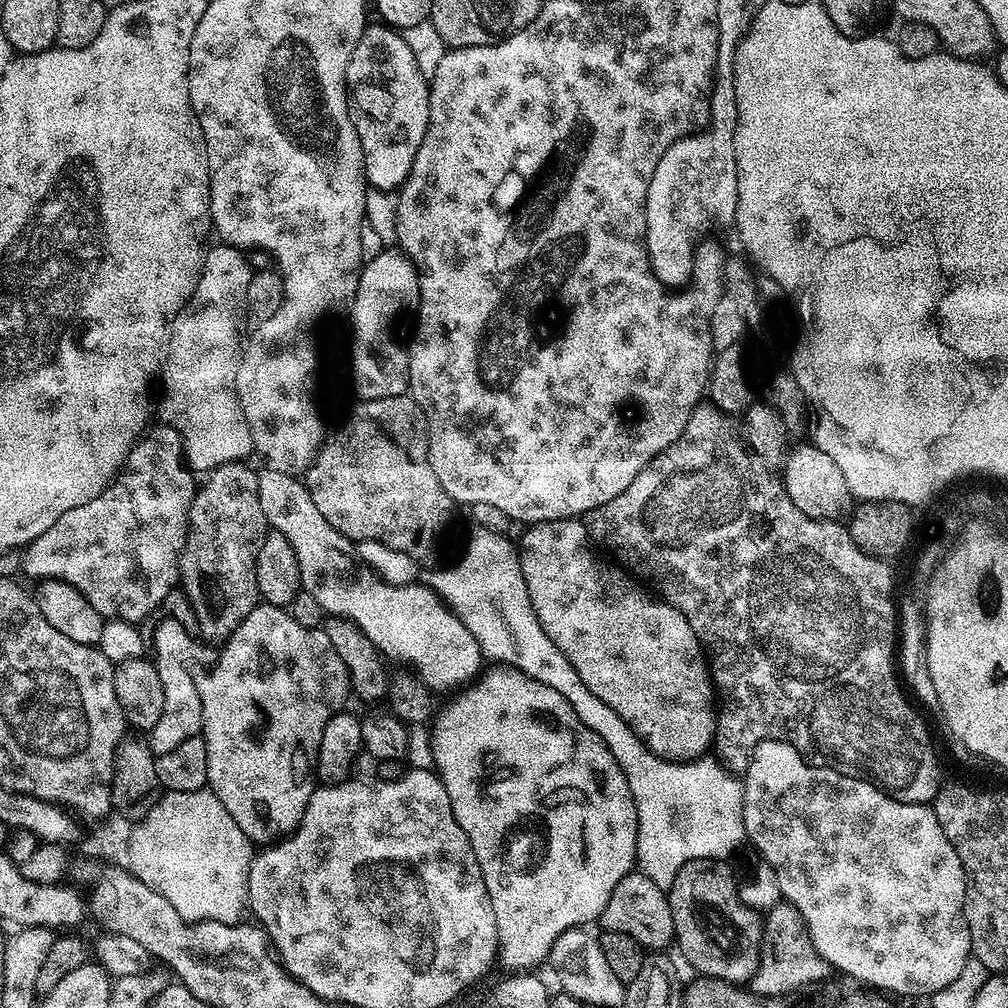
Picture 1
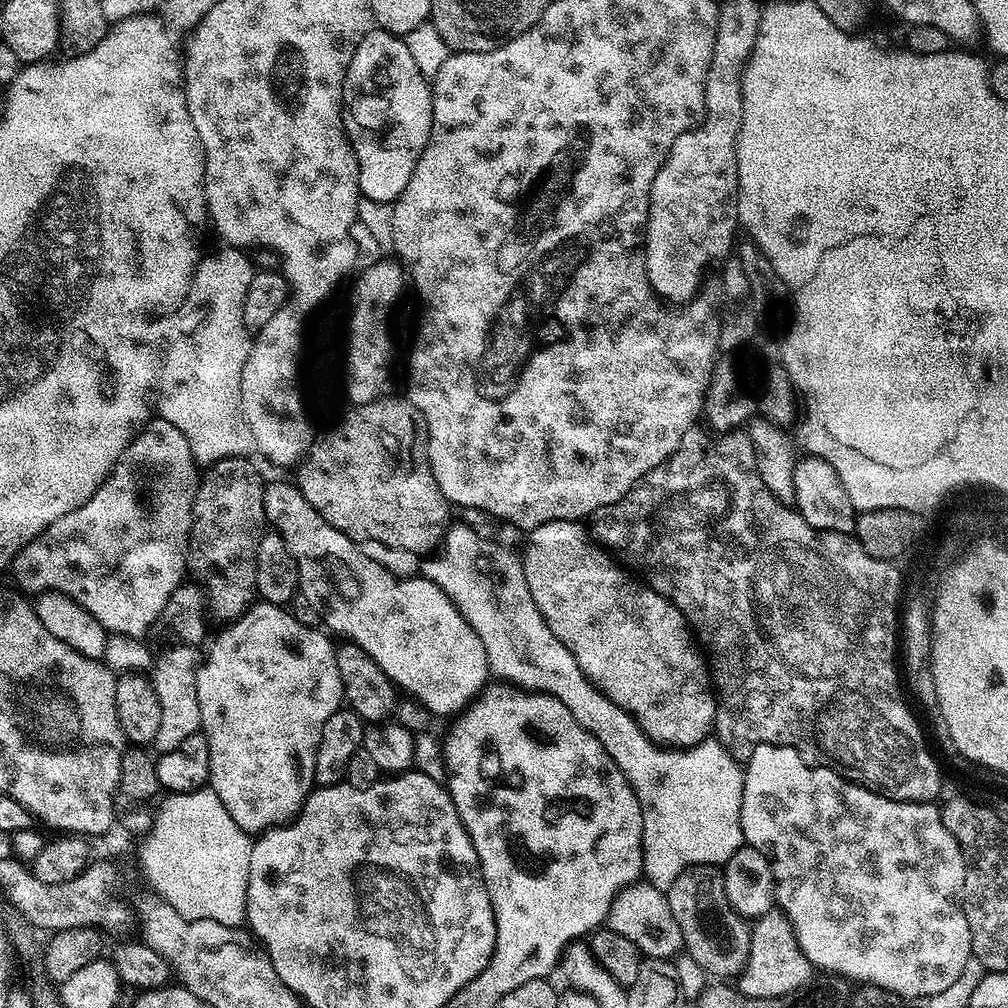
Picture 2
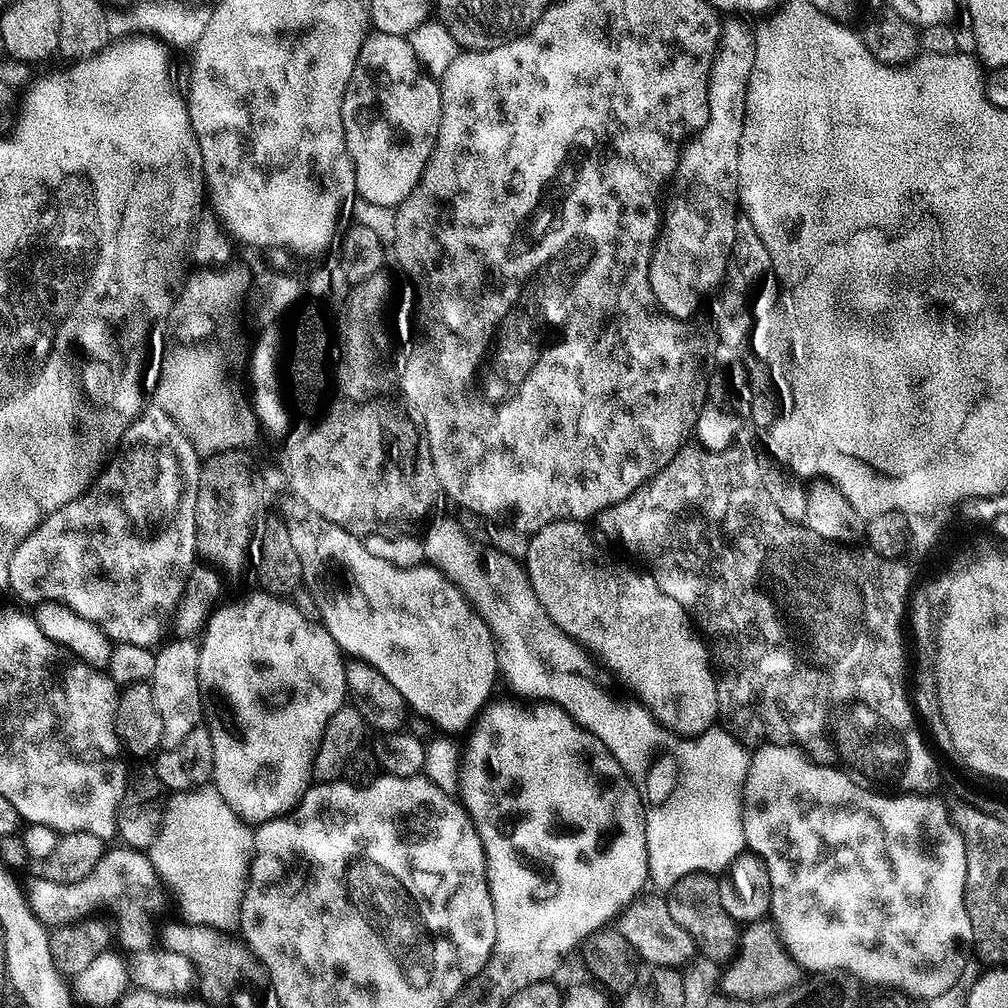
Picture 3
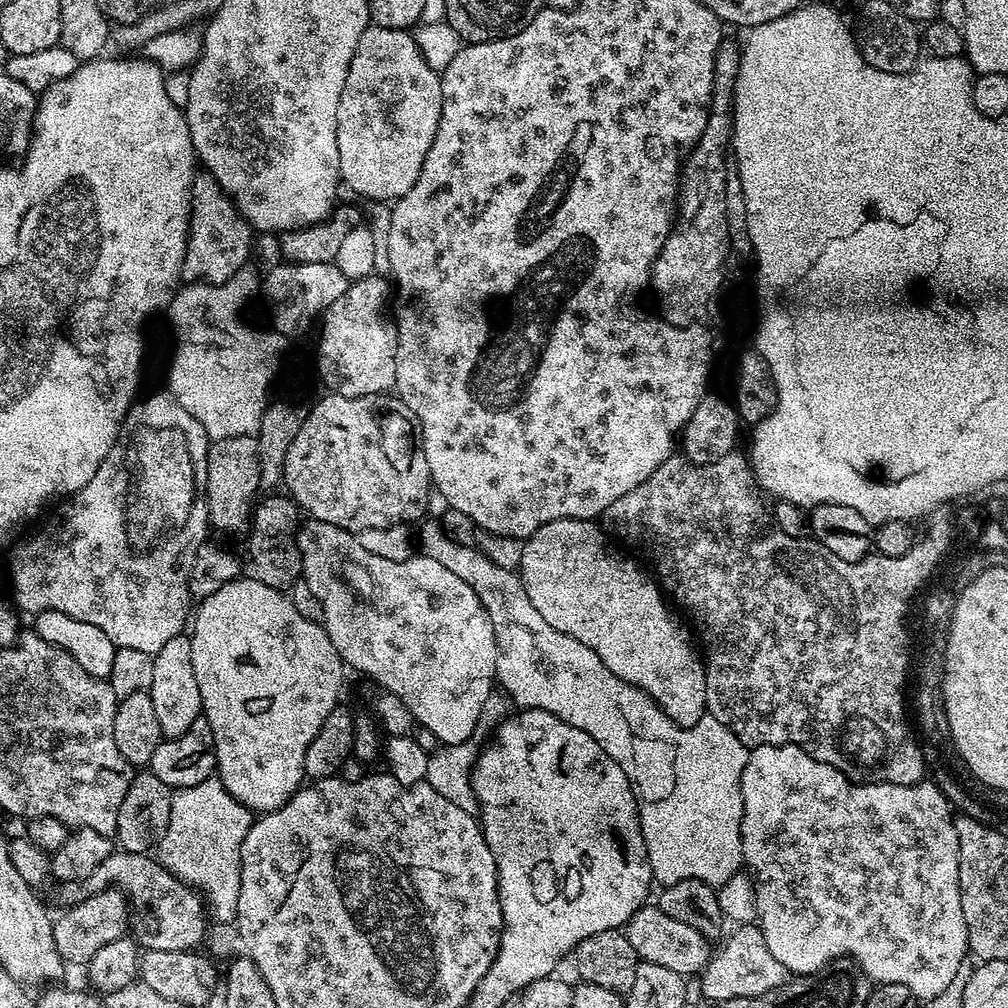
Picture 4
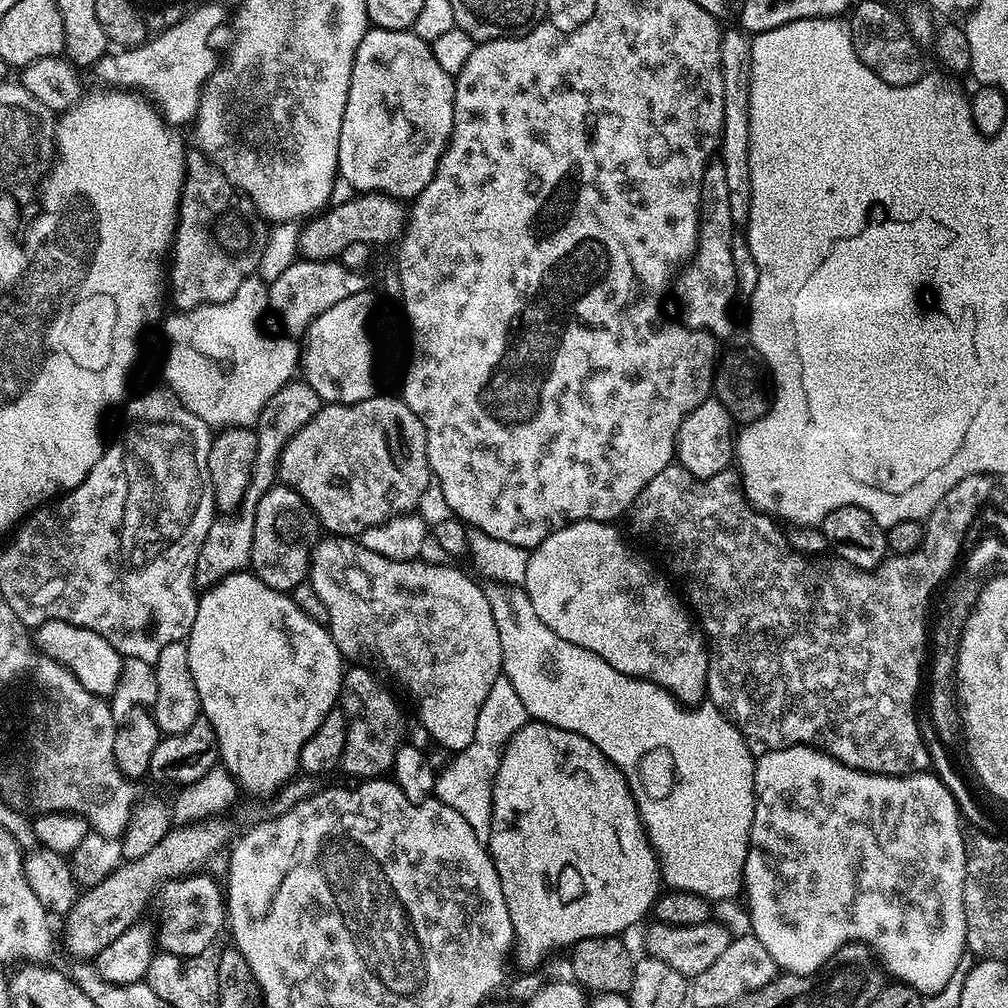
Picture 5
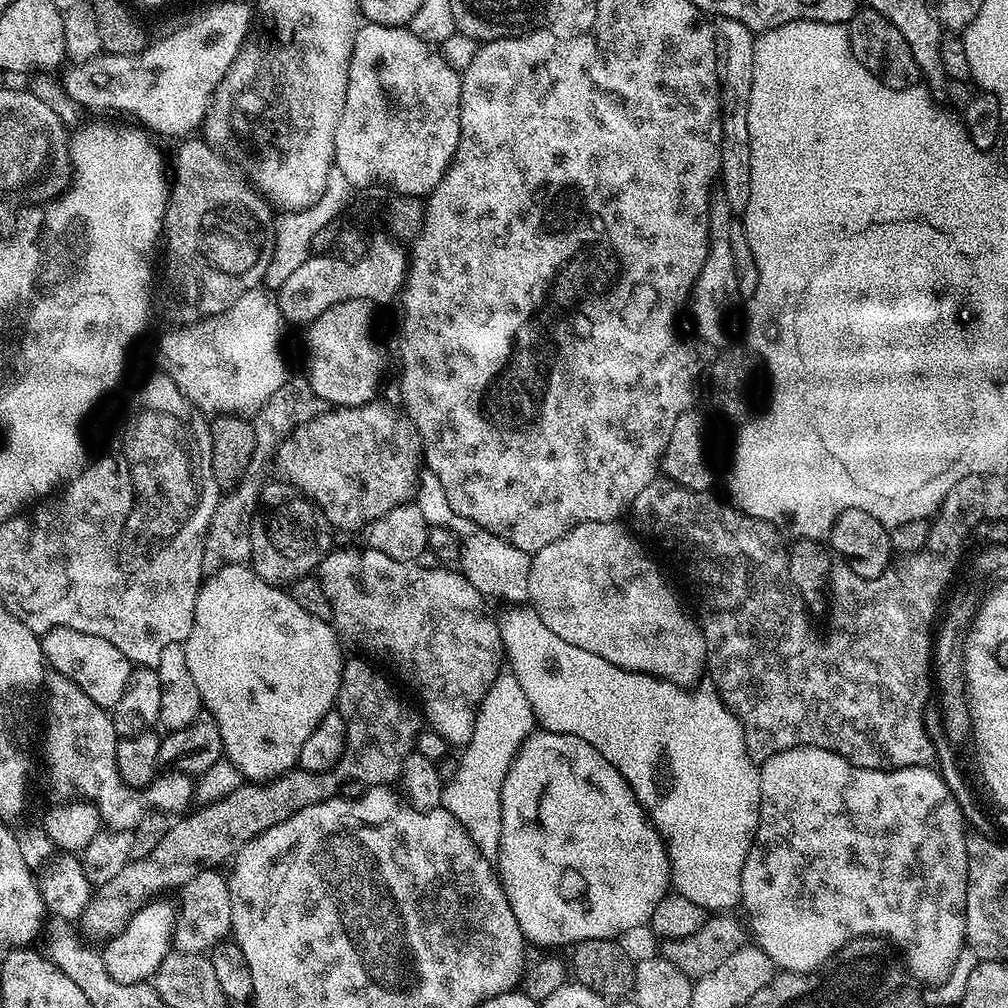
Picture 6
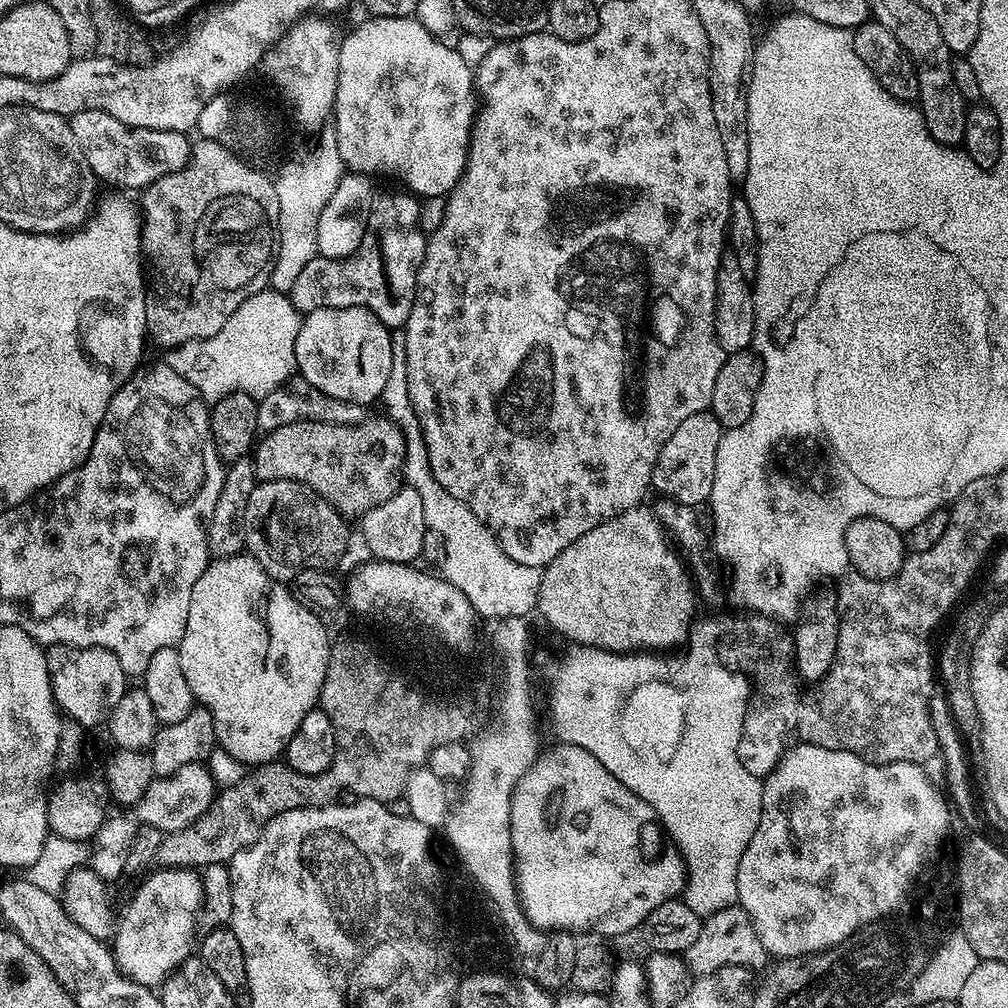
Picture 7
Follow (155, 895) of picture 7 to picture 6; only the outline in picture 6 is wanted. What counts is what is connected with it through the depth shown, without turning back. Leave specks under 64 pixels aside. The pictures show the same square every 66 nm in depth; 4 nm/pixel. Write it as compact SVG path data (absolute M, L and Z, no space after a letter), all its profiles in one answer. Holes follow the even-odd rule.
M153 898L144 904L136 914L129 920L129 924L125 926L117 936L113 936L111 940L103 945L102 955L104 957L104 965L106 966L106 974L110 974L110 978L114 978L114 982L122 982L123 984L142 984L151 979L156 970L172 950L172 932L176 928L177 905L172 904L165 898Z

